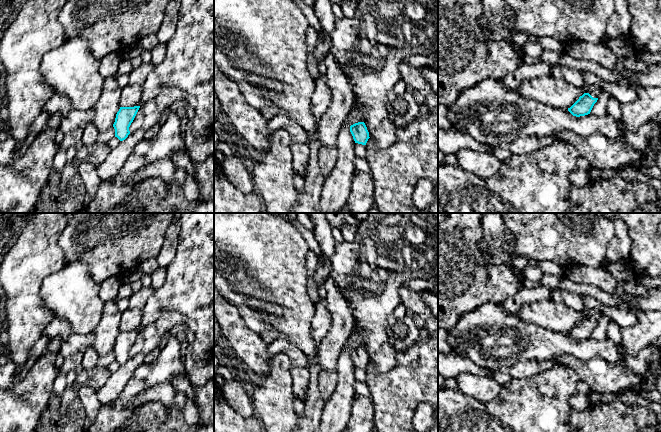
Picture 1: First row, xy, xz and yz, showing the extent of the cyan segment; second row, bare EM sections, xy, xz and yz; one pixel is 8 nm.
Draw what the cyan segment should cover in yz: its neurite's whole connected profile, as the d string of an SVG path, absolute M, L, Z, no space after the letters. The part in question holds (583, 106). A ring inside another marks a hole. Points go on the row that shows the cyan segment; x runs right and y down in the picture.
M586 85L586 93L579 97L579 99L570 107L568 111L576 117L590 114L594 104L598 100L601 93L601 88L594 85Z

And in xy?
M140 106L120 107L116 114L113 127L115 129L115 137L120 141L125 140L130 134L129 127L133 122Z

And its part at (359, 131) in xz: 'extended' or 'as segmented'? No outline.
as segmented

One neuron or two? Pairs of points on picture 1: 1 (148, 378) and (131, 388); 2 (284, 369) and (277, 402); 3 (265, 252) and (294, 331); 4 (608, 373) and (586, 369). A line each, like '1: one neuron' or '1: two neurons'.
1: one neuron
2: one neuron
3: one neuron
4: one neuron

